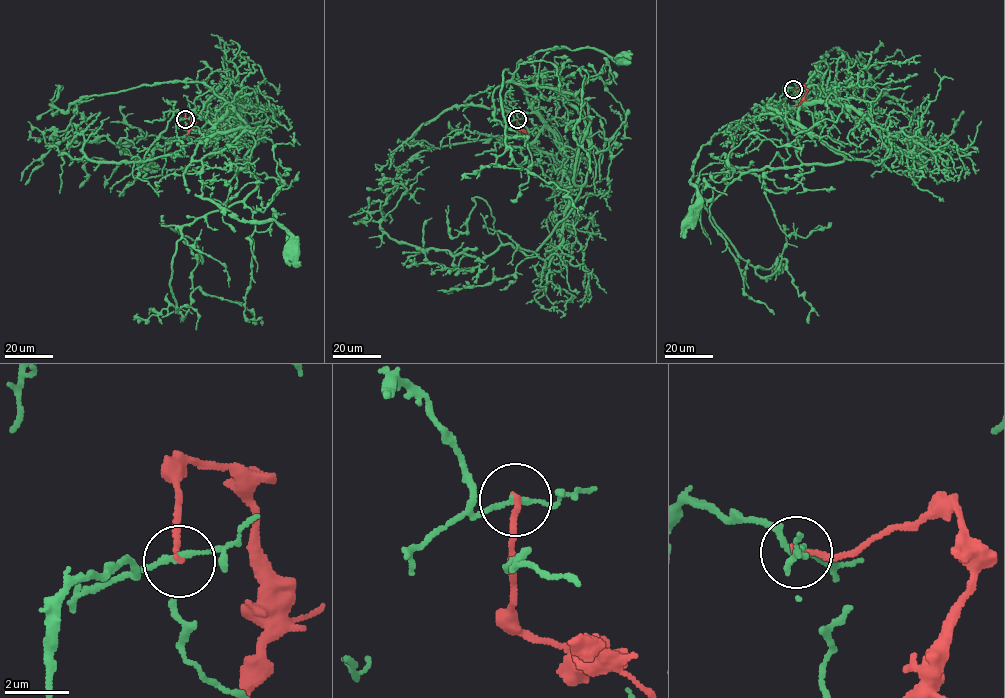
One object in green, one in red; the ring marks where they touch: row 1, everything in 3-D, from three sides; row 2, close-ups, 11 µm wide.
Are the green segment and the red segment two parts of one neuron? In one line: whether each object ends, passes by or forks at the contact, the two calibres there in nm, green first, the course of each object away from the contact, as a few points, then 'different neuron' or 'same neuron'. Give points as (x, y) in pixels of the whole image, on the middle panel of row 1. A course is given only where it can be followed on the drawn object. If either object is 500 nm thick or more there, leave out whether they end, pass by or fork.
green passes by; red ends there; 160 nm thick on the green side, 180 nm on the other; green runs (517, 119), (508, 109), (532, 111), (524, 90), (534, 79), (536, 52), (595, 47), (624, 56); red runs (517, 119), (517, 128), (523, 132), (518, 128); different neuron

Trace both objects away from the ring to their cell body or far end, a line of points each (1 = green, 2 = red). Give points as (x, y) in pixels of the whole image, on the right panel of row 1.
1: (793, 89), (784, 86), (780, 110), (704, 145), (688, 221)
2: (793, 89), (806, 88), (797, 107)

